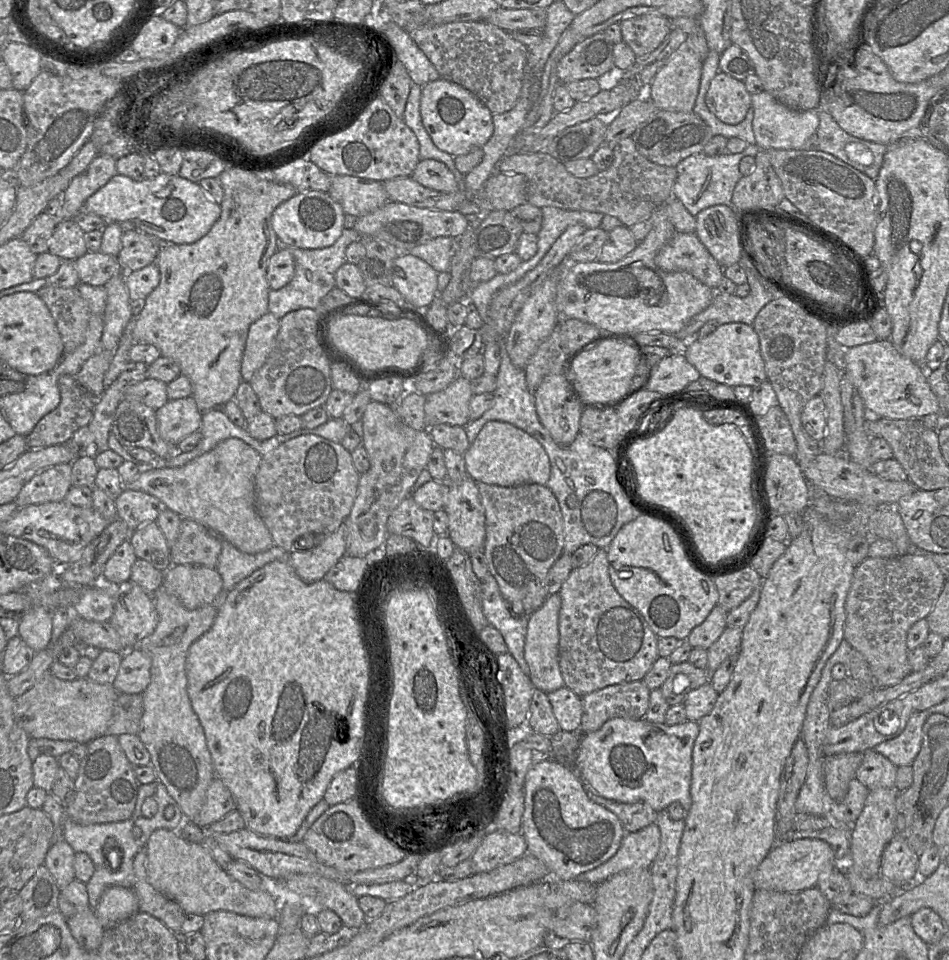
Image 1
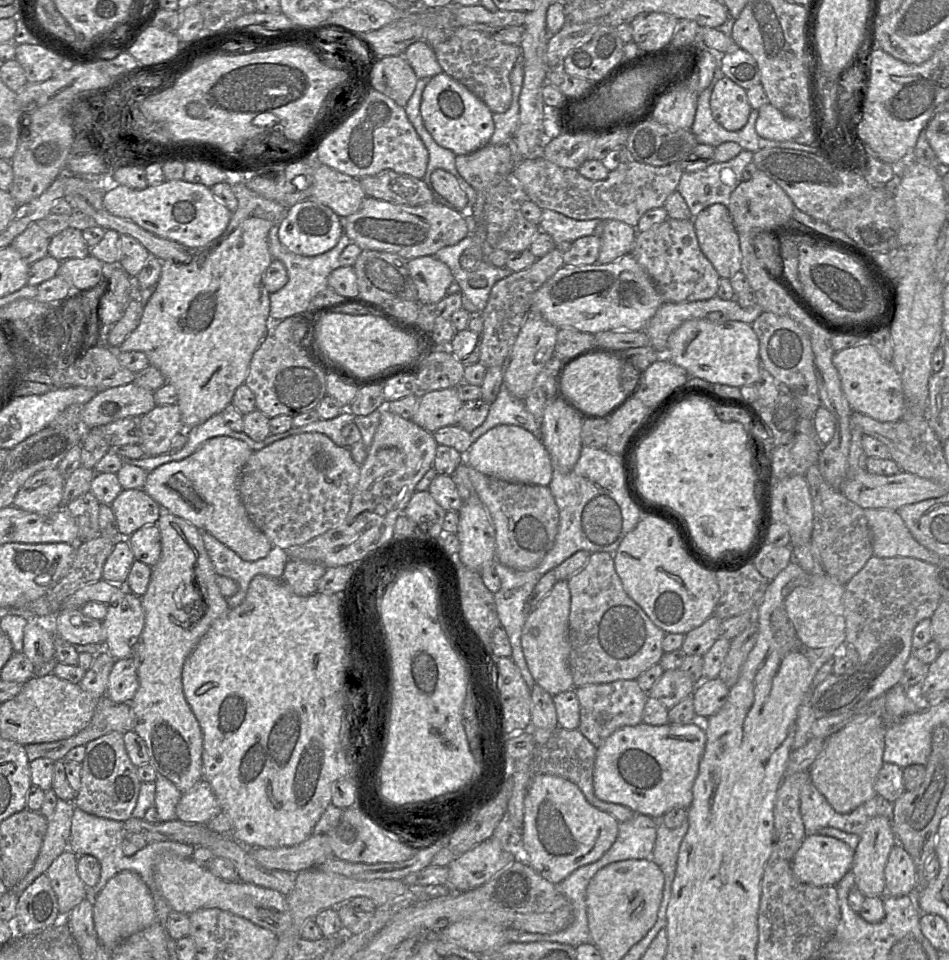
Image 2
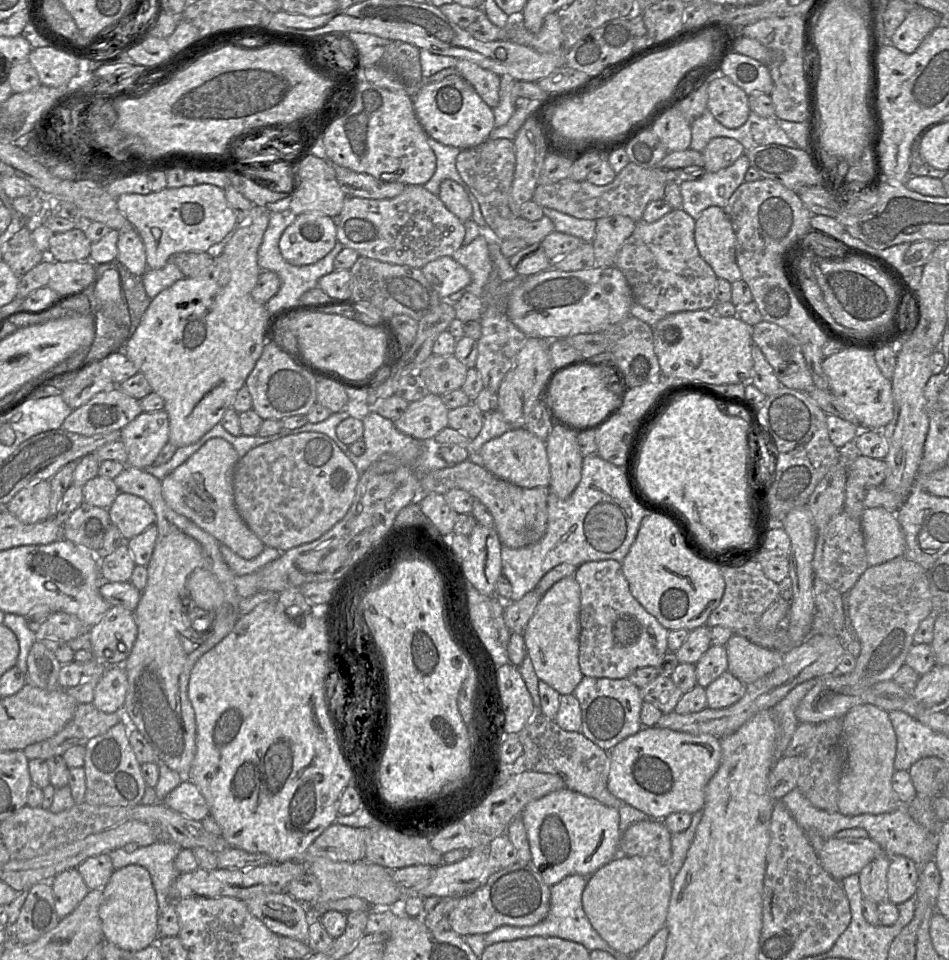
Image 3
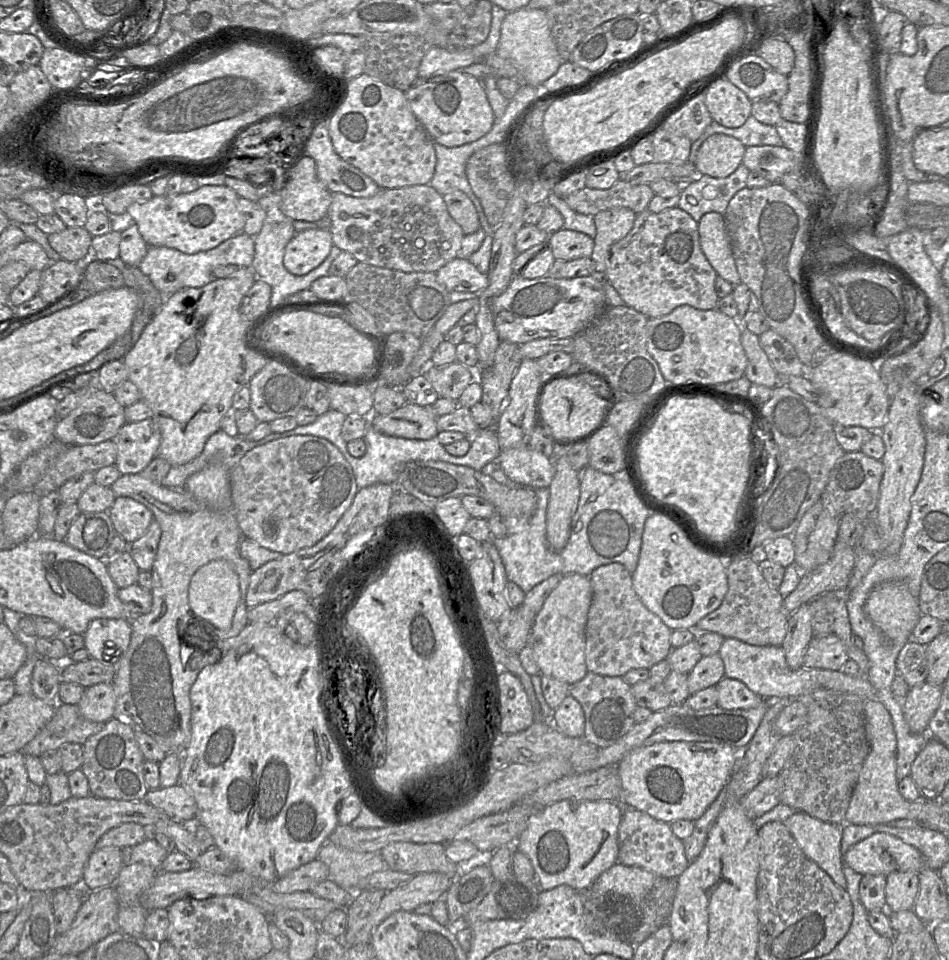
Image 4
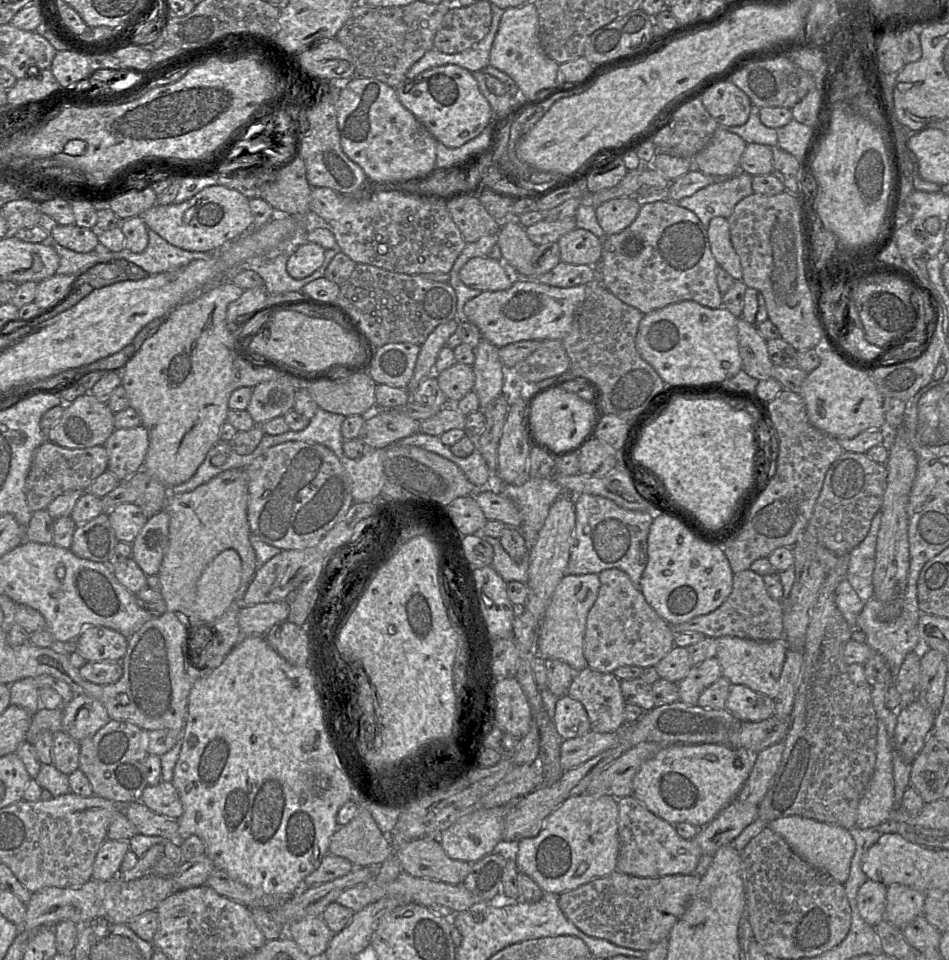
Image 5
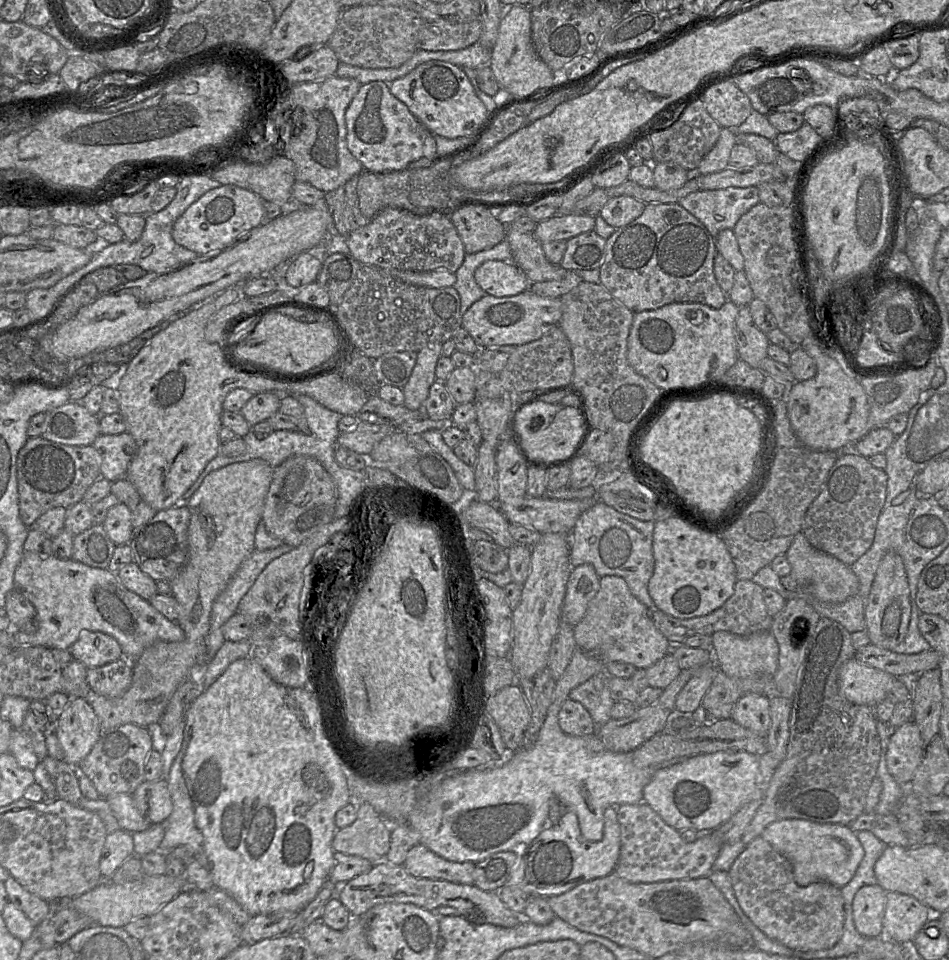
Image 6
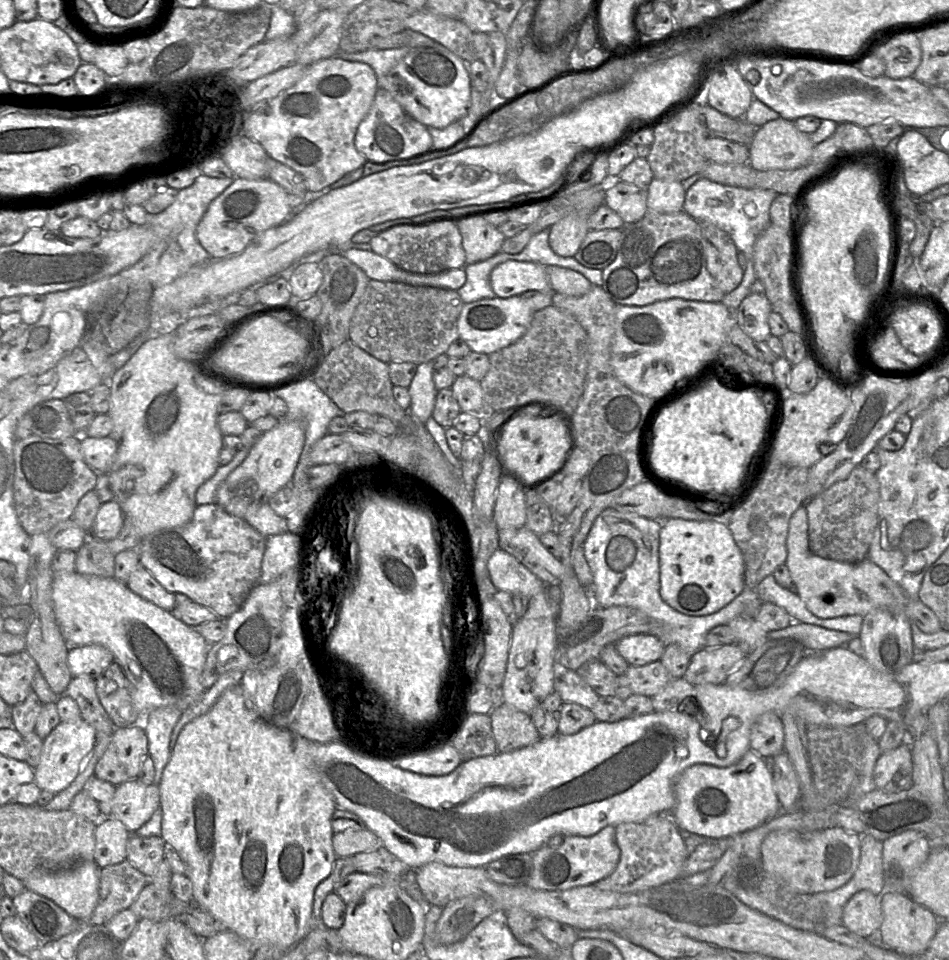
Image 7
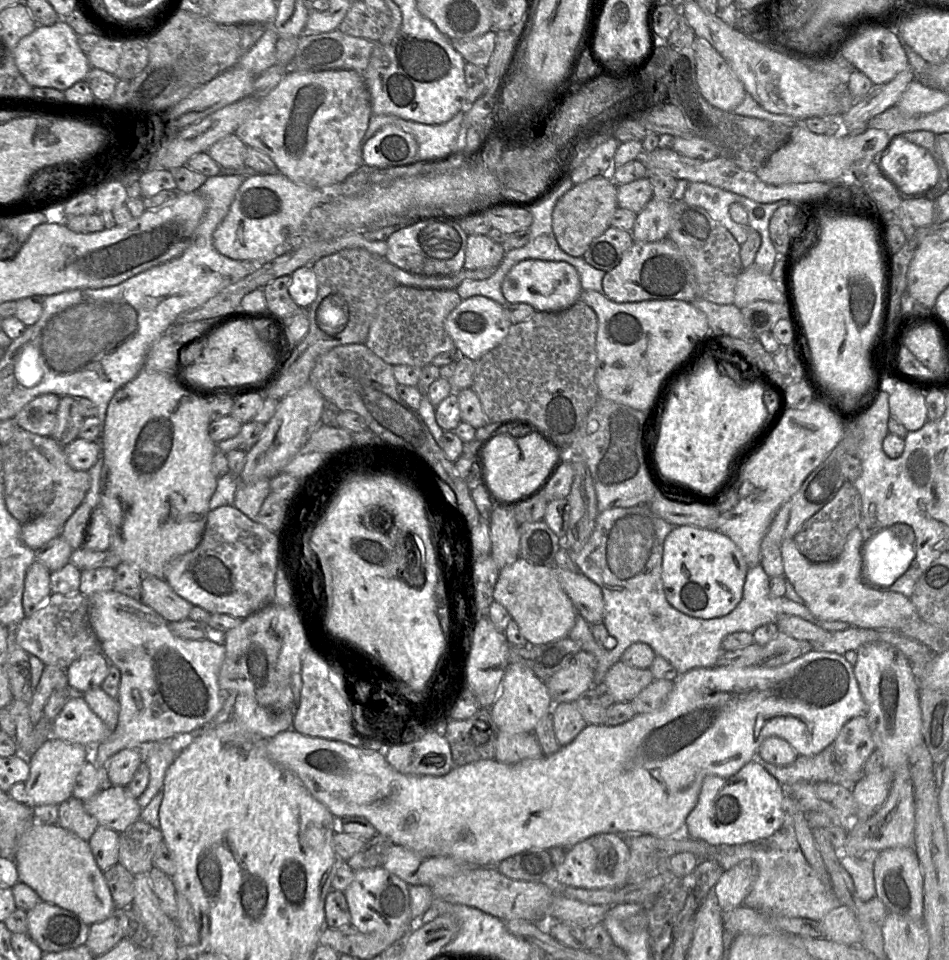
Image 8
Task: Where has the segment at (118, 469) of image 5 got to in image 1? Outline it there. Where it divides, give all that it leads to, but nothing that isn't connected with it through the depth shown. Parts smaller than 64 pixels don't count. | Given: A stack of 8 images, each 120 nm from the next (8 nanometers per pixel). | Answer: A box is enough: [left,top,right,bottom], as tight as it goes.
[156,395,202,446]

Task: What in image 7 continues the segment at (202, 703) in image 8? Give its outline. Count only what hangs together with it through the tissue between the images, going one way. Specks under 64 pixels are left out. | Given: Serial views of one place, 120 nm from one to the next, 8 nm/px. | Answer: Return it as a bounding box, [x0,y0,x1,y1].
[52,571,209,722]

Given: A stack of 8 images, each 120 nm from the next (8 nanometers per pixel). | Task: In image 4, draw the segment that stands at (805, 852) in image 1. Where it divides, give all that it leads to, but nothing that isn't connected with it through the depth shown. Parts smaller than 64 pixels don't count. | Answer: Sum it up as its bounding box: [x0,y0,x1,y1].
[843,832,926,876]

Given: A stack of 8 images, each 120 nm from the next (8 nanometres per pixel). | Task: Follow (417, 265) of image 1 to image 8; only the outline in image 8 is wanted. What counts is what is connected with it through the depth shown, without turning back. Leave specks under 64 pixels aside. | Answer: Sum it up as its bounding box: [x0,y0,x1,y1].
[502,259,582,312]

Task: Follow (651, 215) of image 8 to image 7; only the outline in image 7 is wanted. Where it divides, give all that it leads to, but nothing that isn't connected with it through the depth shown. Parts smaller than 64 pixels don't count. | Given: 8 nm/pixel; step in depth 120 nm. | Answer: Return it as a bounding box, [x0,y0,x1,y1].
[647,178,686,214]

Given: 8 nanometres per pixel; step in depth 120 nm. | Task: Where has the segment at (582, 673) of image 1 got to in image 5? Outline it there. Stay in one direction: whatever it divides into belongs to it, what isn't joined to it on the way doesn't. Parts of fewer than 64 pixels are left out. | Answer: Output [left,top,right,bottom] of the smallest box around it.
[583,569,675,673]

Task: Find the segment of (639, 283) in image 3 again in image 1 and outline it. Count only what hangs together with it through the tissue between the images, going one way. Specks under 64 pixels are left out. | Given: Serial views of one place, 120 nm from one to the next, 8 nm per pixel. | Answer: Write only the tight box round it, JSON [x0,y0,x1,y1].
[655,232,724,289]

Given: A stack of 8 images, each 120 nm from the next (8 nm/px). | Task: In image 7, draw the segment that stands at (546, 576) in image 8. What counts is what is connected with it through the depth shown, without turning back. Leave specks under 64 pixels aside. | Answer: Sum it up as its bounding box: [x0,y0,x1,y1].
[488,549,547,597]

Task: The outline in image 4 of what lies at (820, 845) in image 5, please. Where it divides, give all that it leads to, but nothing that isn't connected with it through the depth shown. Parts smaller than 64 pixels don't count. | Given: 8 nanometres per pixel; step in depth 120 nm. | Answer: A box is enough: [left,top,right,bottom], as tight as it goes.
[783,811,847,888]

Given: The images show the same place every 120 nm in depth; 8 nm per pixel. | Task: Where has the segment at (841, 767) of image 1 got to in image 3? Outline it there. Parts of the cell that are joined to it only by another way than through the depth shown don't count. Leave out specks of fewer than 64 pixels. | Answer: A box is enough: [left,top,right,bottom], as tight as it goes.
[839,703,901,816]

